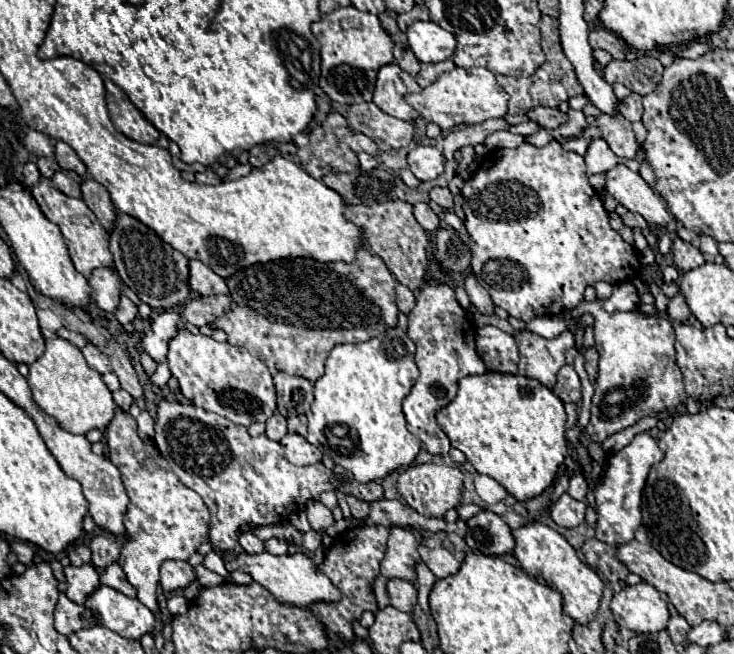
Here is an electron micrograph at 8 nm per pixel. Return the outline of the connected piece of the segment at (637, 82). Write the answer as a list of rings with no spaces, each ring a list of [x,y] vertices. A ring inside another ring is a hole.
[[[638,56],[636,60],[612,60],[604,68],[604,80],[608,84],[620,82],[632,92],[646,96],[650,94],[662,80],[664,66],[658,58],[652,56]]]

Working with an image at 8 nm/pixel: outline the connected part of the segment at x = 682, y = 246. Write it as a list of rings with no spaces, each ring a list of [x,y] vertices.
[[[676,238],[674,244],[672,244],[672,254],[674,254],[674,266],[682,272],[686,270],[694,270],[698,266],[702,266],[706,260],[704,260],[704,254],[694,248],[692,244]]]

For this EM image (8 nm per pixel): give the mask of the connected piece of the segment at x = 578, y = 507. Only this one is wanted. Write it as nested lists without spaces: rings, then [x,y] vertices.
[[[566,492],[554,502],[554,506],[550,508],[550,516],[558,526],[564,528],[574,528],[580,526],[584,522],[584,512],[586,512],[586,504],[580,500],[574,500],[572,496],[568,496]]]

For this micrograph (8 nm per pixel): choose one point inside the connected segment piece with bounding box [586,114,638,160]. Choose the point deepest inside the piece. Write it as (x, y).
(617, 131)

